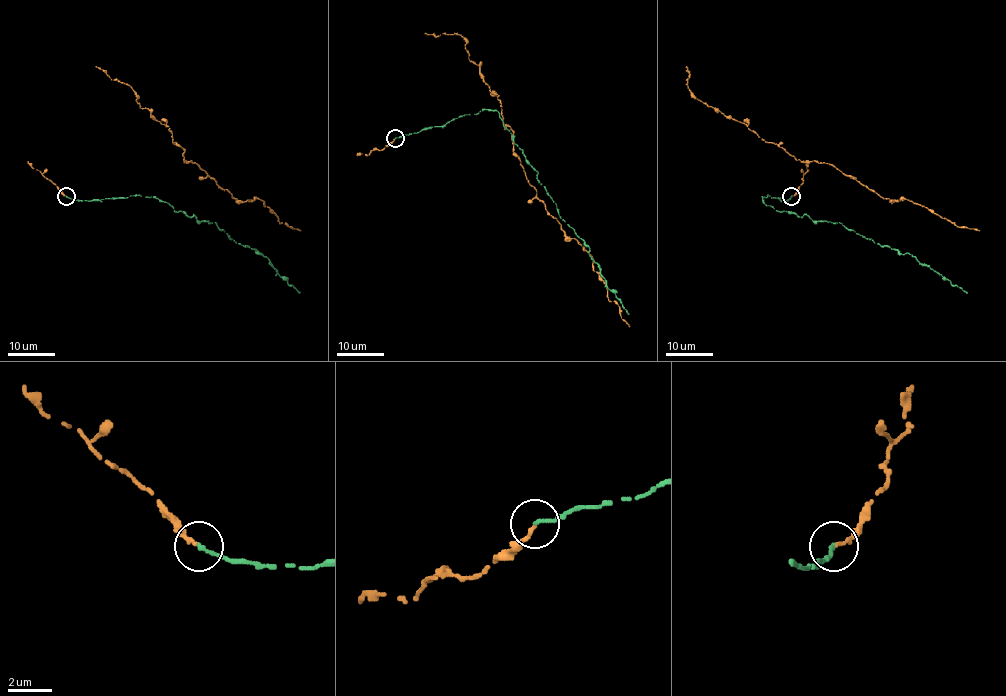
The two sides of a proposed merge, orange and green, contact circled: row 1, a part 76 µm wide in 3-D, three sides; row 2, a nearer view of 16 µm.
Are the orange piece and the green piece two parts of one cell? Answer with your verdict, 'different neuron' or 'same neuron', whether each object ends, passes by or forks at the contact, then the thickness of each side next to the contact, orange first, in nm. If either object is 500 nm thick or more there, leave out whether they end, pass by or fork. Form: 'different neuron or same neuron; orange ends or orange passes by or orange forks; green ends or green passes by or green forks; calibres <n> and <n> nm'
same neuron; orange ends; green ends; calibres 190 and 180 nm

